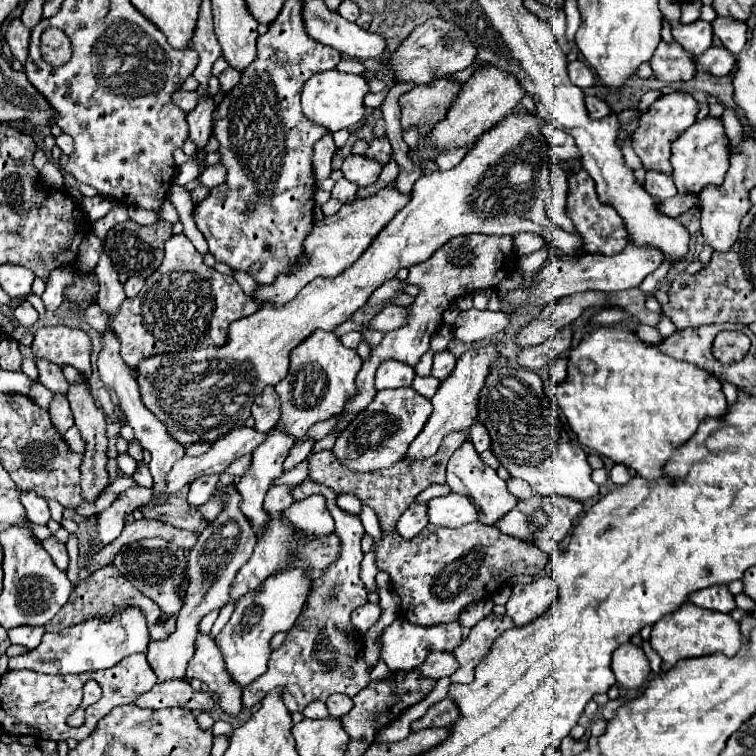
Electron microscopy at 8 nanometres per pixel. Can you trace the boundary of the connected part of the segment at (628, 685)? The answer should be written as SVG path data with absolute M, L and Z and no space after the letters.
M631 642L621 644L613 652L611 668L615 672L619 686L623 686L625 690L641 690L651 674L649 660L647 660L645 652Z

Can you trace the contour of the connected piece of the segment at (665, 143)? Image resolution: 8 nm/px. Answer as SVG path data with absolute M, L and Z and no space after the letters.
M671 92L653 102L651 110L641 116L641 126L633 134L633 150L641 158L645 170L659 170L663 174L671 174L669 168L671 144L673 140L677 140L677 136L681 136L681 132L685 132L691 124L695 124L697 112L699 112L699 104L691 94L685 92Z

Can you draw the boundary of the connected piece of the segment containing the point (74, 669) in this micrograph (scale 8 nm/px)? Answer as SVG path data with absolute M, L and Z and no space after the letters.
M127 608L113 618L93 618L77 626L65 628L57 634L45 634L41 644L21 656L9 658L11 670L35 670L43 674L81 674L111 668L129 654L145 652L149 644L149 632L141 610Z

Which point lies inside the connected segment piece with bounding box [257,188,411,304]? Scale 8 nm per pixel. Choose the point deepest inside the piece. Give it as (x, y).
(336, 242)

